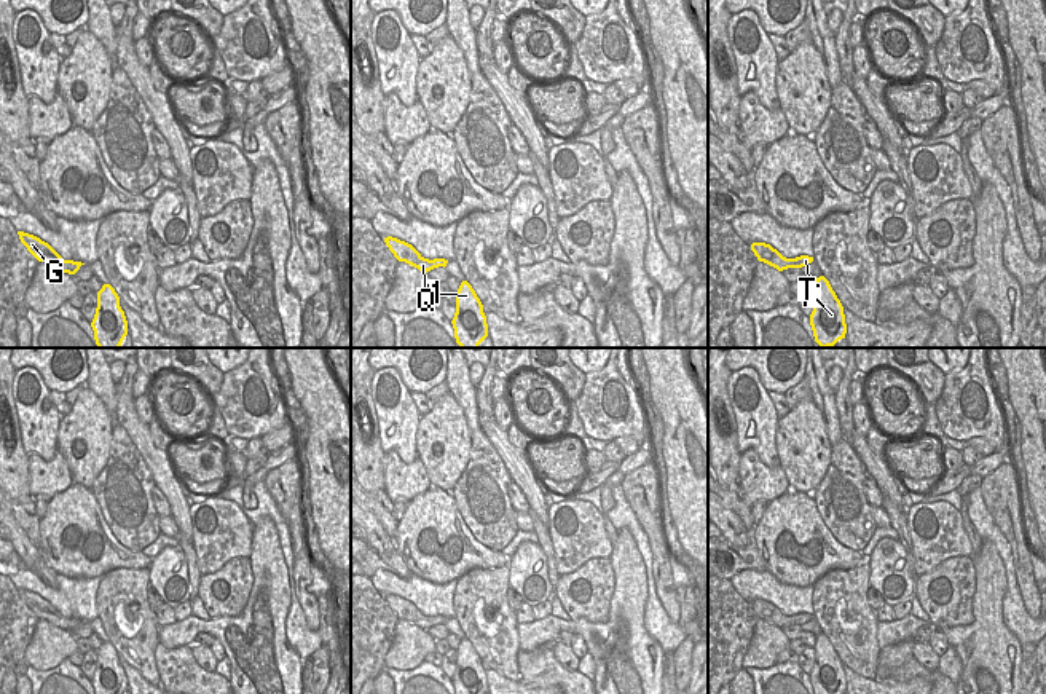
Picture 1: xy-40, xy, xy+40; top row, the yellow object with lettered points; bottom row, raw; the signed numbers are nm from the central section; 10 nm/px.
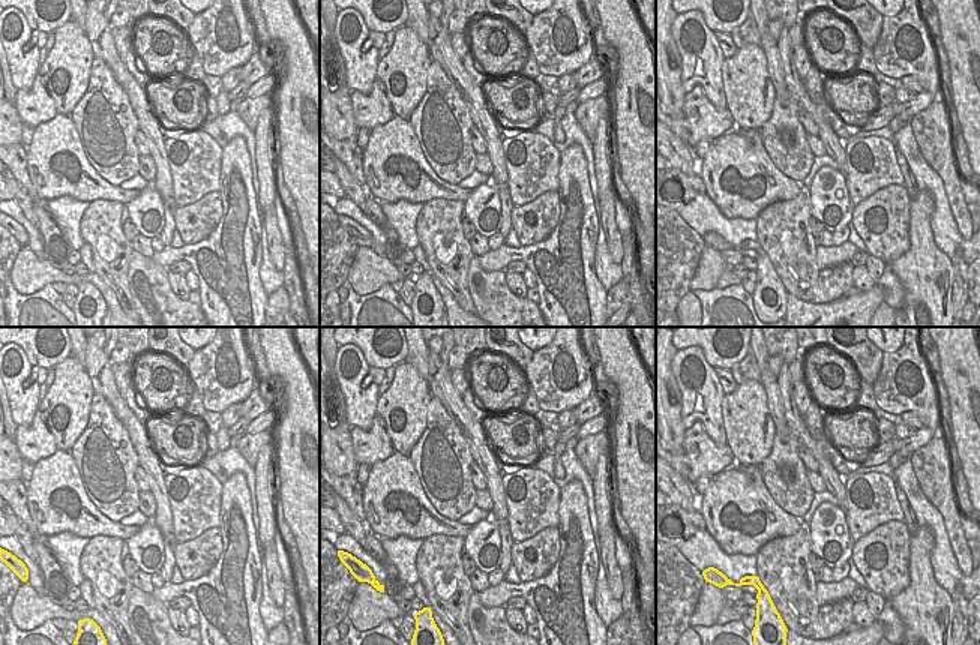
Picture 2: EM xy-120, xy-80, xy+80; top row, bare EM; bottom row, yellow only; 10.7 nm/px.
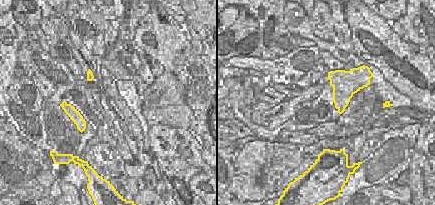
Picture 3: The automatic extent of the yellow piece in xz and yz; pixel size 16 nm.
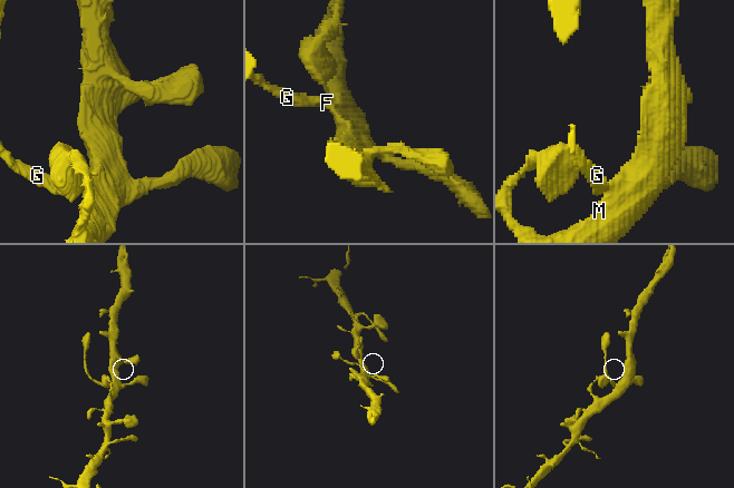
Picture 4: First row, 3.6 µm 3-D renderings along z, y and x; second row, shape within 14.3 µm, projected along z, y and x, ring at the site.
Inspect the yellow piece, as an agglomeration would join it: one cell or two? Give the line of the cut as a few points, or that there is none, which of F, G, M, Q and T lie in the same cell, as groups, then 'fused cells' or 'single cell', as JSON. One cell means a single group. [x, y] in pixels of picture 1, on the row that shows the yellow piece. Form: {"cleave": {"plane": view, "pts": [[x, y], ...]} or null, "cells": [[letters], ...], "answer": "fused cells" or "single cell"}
{"cleave": {"plane": "xy+40", "pts": [[788, 259], [796, 267]]}, "cells": [["F", "M", "T"], ["G", "Q"]], "answer": "fused cells"}

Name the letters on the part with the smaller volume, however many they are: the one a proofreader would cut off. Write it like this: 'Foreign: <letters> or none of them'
Foreign: G, Q

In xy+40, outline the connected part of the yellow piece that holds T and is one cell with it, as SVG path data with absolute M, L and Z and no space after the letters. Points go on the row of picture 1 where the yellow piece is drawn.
M824 276L816 278L810 325L821 348L834 346L847 333L843 306Z

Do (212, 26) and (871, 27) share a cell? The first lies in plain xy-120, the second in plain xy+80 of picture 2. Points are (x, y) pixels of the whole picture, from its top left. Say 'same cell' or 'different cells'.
different cells

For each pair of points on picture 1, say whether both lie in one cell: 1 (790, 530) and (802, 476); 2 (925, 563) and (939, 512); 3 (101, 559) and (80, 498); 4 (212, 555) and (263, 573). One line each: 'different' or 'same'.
1: different
2: same
3: same
4: different

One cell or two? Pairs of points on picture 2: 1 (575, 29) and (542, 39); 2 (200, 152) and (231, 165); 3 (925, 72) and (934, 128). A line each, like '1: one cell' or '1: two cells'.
1: one cell
2: two cells
3: two cells

